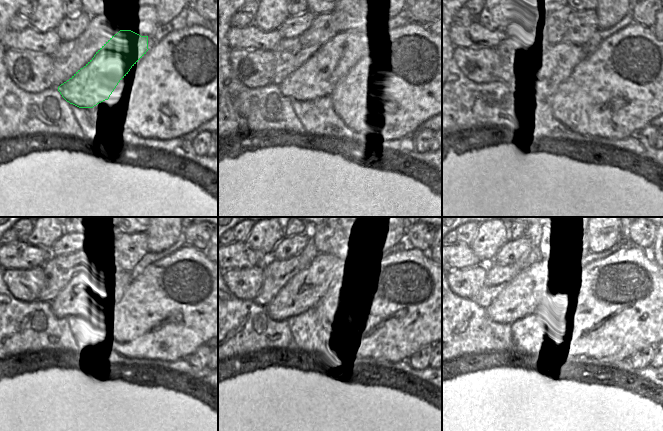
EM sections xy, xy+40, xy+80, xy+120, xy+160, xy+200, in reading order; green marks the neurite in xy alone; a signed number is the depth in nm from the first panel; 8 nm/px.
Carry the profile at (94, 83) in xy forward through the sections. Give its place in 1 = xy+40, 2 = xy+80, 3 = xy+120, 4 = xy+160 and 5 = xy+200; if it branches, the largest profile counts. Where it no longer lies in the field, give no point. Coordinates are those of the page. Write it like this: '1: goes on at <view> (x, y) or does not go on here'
1: goes on at xy+40 (316, 78)
2: goes on at xy+80 (546, 68)
3: goes on at xy+120 (92, 287)
4: goes on at xy+160 (302, 292)
5: goes on at xy+200 (523, 295)

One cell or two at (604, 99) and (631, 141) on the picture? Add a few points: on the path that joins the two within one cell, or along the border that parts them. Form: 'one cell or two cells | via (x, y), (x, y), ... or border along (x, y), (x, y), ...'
two cells | border along (635, 135), (604, 137)

